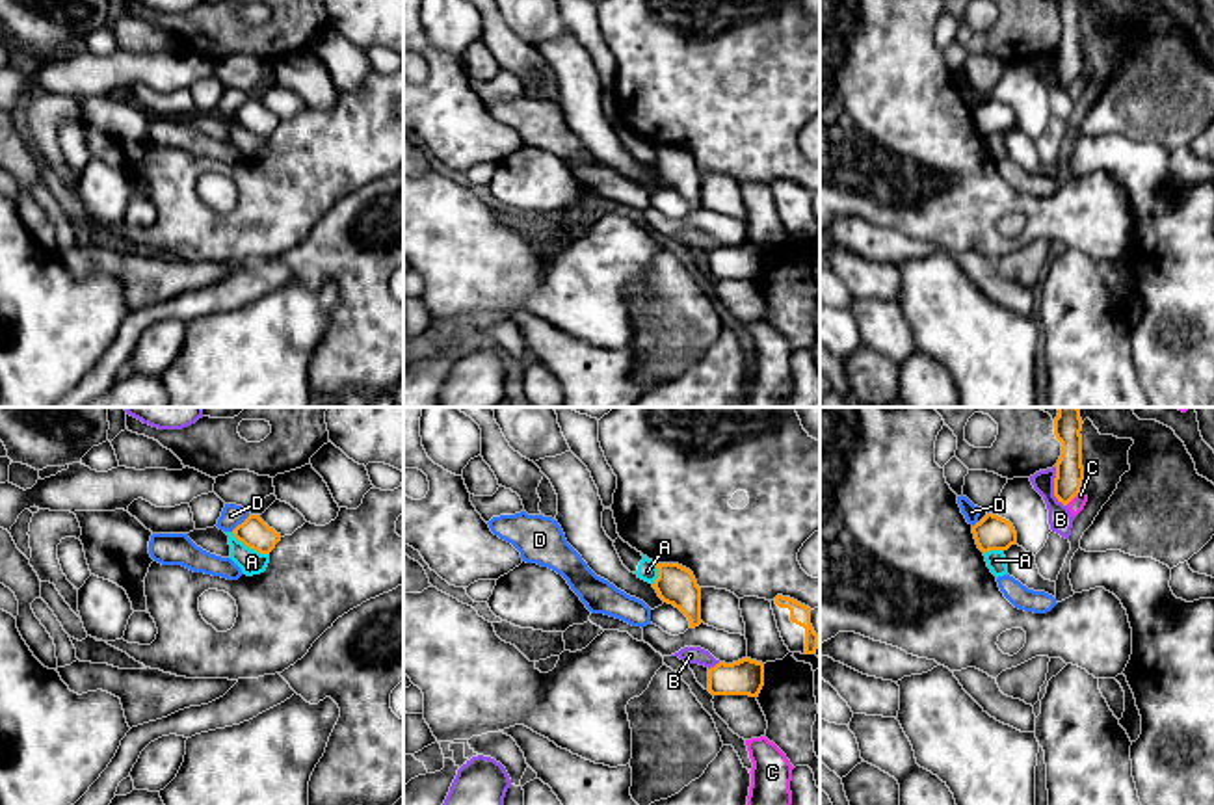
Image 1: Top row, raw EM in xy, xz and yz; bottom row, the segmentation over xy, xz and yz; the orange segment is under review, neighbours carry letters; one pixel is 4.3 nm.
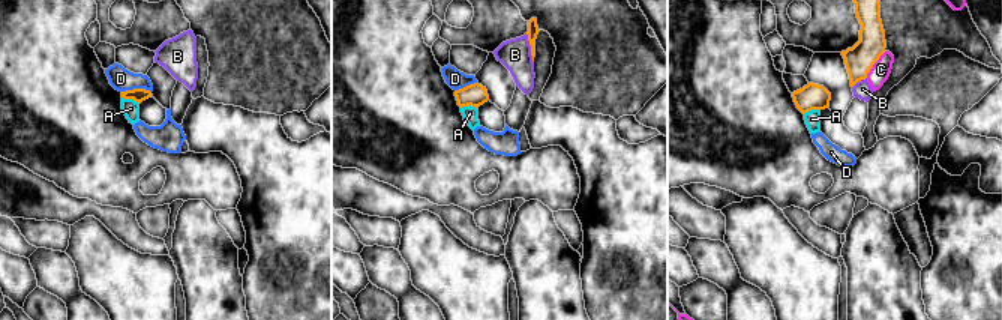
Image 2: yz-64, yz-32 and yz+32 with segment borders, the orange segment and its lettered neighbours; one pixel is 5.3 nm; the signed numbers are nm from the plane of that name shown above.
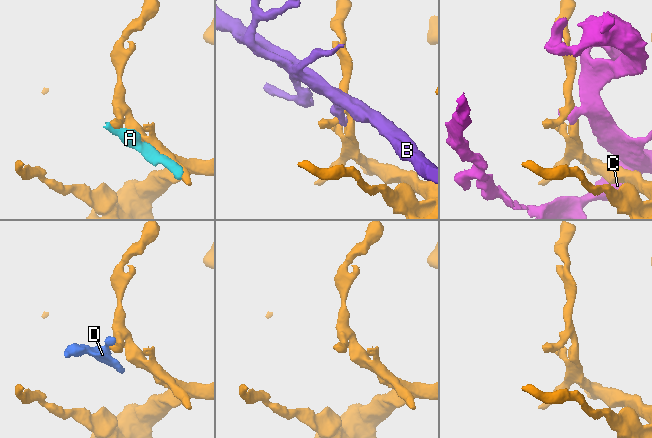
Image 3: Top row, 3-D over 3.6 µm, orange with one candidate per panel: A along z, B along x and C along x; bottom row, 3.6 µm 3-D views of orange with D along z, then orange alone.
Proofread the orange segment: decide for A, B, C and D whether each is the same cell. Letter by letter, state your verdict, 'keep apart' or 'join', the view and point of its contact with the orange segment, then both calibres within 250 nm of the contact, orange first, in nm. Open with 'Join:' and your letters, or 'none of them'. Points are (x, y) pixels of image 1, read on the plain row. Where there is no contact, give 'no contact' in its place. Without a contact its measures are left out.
Join: none of them
A: keep apart; contact xy (250, 131); calibres 140 and 110 nm
B: keep apart; contact yz (1055, 71); calibres 130 and 110 nm
C: keep apart; contact yz (1071, 82); calibres 130 and 70 nm
D: keep apart; contact xy (242, 106); calibres 140 and 90 nm

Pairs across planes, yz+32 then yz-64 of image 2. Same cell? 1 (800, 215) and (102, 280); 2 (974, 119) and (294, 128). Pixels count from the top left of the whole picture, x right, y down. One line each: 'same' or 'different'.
1: different
2: different

